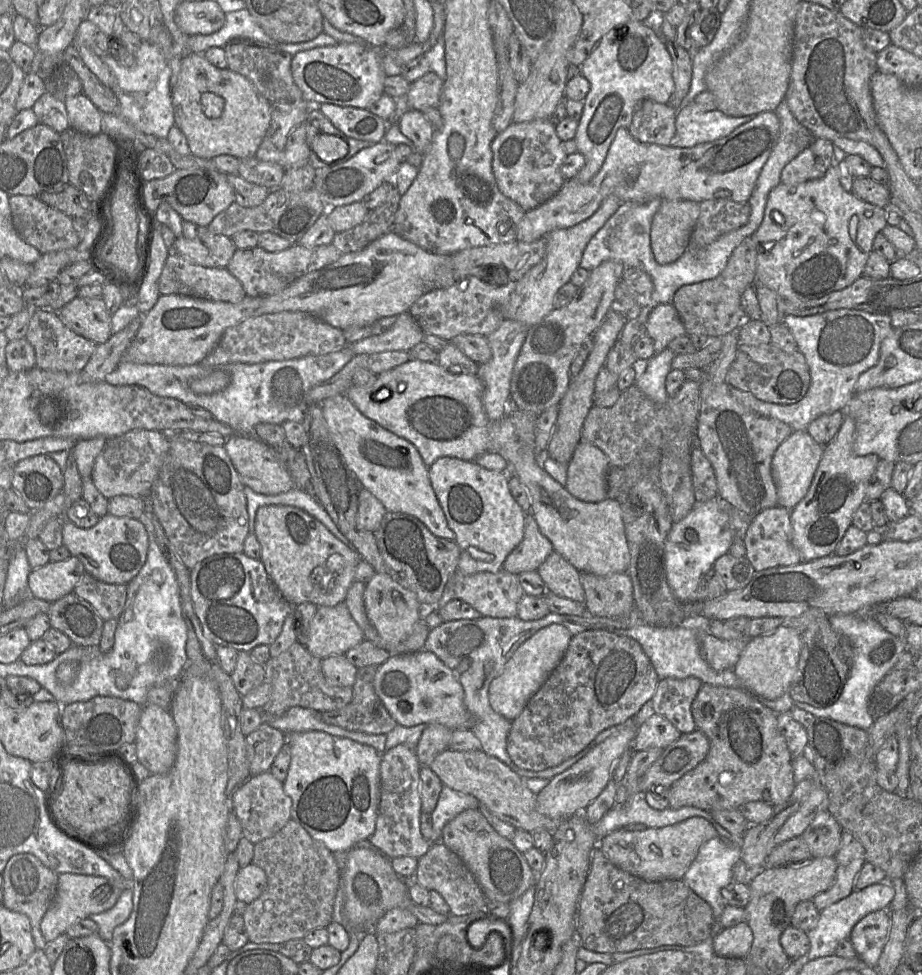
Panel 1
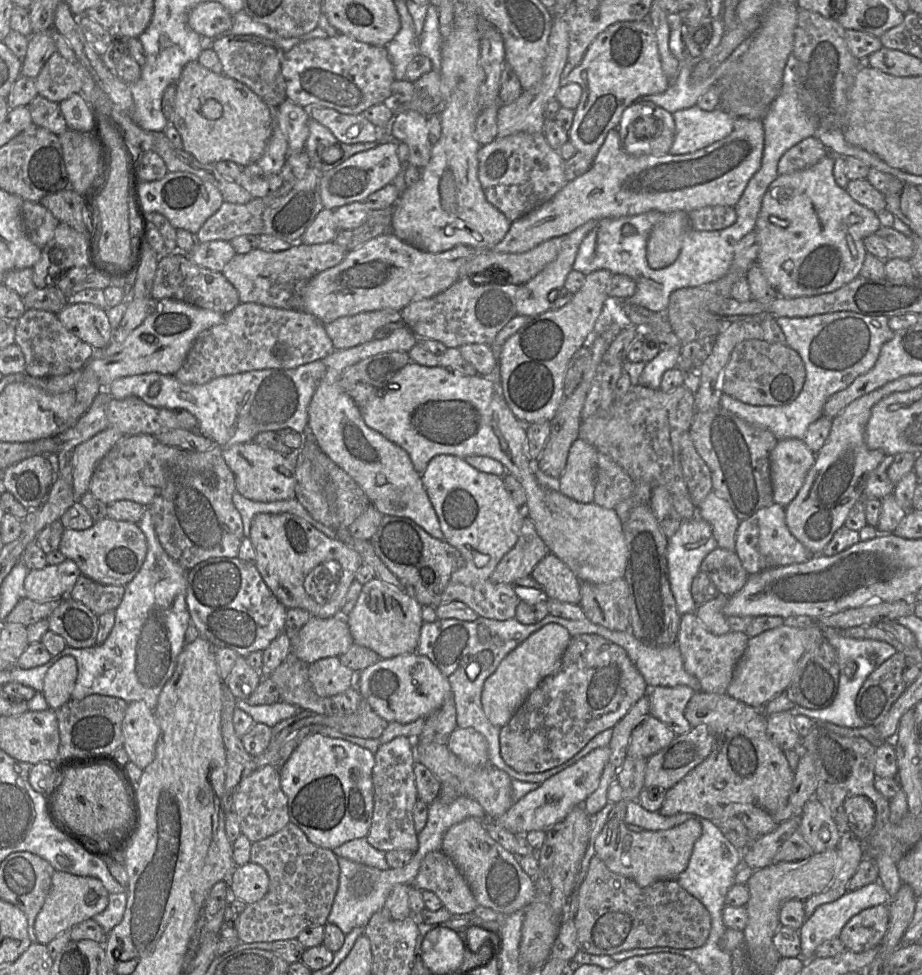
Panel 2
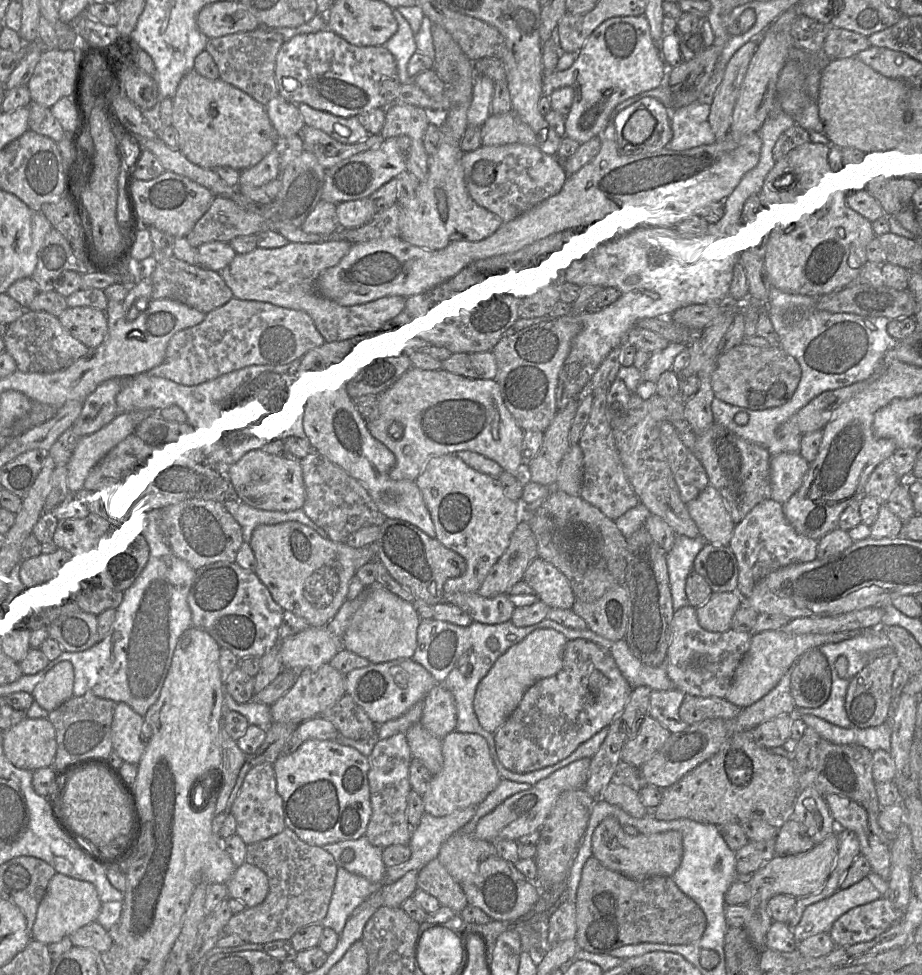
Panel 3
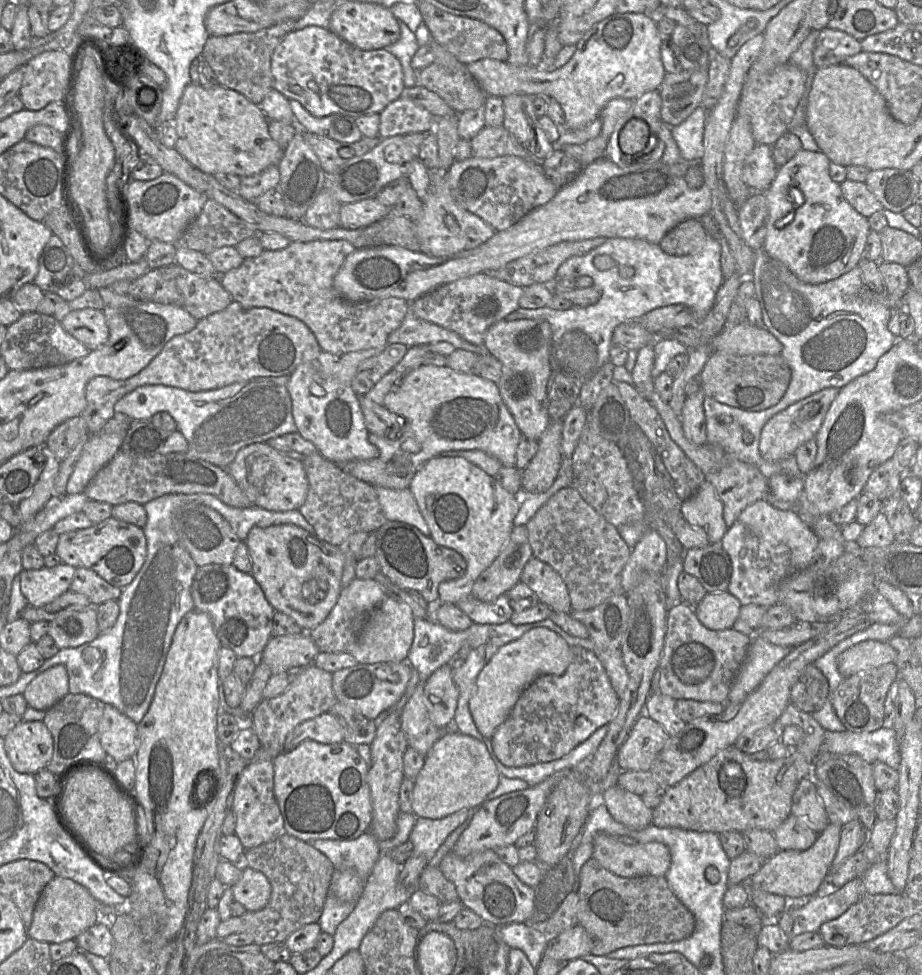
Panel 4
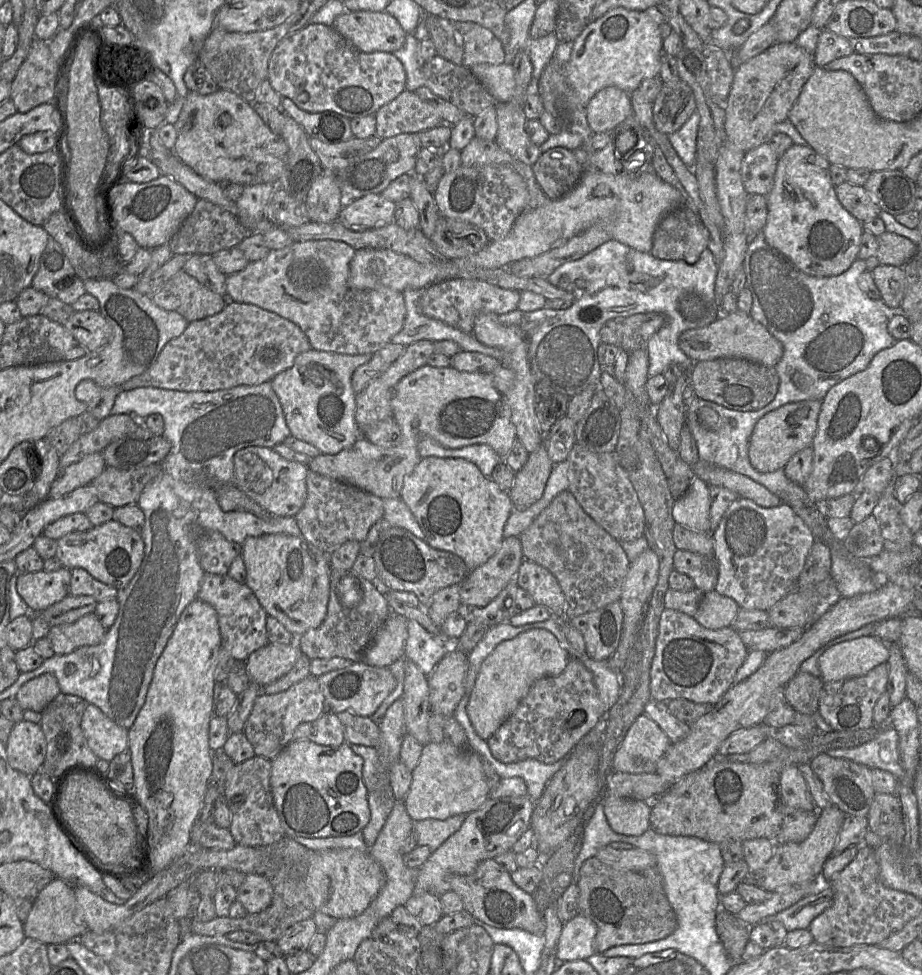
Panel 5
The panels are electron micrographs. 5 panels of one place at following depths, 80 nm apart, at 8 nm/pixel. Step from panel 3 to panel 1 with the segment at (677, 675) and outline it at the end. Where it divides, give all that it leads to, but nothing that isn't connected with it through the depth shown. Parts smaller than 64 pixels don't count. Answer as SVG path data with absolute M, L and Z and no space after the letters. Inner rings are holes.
M705 627L697 628L697 637L702 657L716 671L734 668L749 640L746 636L737 640L721 640L710 634Z

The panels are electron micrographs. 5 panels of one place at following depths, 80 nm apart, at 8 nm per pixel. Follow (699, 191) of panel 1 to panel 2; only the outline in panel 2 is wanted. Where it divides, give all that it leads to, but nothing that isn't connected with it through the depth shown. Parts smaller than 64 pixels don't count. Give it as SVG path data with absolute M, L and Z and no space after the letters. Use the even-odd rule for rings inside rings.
M737 119L734 130L725 138L679 155L630 155L621 146L617 128L611 129L590 168L568 181L550 200L512 222L505 237L491 250L523 253L546 240L565 236L590 220L649 211L691 213L709 206L734 207L749 180L761 167L764 150L763 121Z

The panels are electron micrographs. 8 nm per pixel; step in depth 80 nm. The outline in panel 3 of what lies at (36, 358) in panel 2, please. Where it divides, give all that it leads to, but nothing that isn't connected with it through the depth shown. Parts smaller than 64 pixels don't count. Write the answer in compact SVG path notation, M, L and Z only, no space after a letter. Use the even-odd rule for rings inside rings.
M26 309L23 315L8 325L3 337L5 351L15 360L17 370L24 373L52 373L63 370L90 352L90 348L74 338L61 324L58 317L44 311Z

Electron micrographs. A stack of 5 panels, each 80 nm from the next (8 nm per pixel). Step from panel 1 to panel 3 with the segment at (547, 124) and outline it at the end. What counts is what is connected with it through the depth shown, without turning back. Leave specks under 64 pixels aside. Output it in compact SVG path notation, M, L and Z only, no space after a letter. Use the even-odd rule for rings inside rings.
M538 145L481 146L464 153L461 164L471 198L499 216L503 223L515 220L559 193L568 178L558 157L543 153Z

